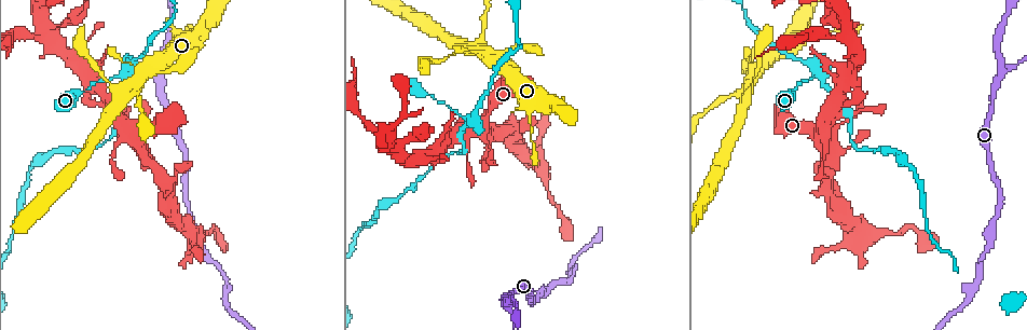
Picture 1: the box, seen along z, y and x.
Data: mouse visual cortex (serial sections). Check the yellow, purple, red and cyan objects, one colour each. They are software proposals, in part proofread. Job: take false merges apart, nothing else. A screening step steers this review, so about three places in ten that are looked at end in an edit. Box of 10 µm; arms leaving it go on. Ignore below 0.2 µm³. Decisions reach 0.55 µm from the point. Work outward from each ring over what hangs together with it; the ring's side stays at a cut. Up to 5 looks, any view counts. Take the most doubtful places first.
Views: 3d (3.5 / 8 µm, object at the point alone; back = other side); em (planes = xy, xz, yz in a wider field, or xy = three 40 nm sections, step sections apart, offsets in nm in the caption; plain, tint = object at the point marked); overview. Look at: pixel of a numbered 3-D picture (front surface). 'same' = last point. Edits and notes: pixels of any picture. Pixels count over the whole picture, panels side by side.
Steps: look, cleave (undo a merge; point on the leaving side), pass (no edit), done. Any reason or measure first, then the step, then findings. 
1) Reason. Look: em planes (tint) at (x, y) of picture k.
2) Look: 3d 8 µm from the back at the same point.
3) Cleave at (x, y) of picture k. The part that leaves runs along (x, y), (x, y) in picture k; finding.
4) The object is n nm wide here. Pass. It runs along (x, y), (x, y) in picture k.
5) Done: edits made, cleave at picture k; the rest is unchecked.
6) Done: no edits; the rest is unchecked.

Thick turns thin. Look: 3d 3.5 µm at (465, 117) of picture 1.

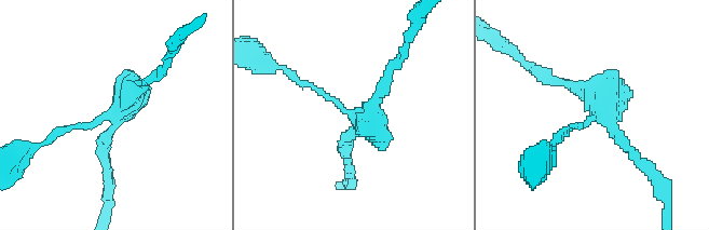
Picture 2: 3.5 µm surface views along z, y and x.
Look: em xy step 3 (tint) at (601, 115) of picture 2.

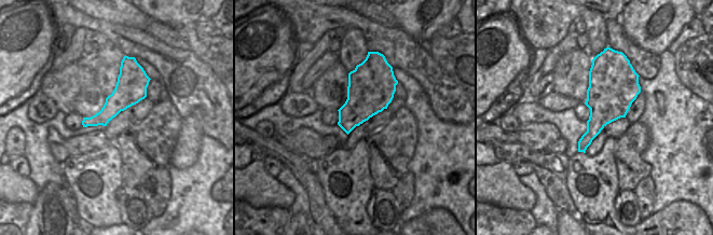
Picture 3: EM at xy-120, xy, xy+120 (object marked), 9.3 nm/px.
Pass. It runs along (297, 80), (356, 119), (346, 163) in picture 2; one cell here.

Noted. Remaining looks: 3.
Small branch off a trunk. Look: 3d 3.5 µm at (747, 90) of picture 1.

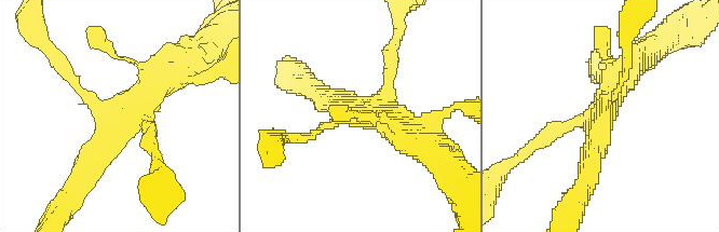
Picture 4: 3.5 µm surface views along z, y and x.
Look: em xy step 3 (tint) at (132, 110) of picture 4.

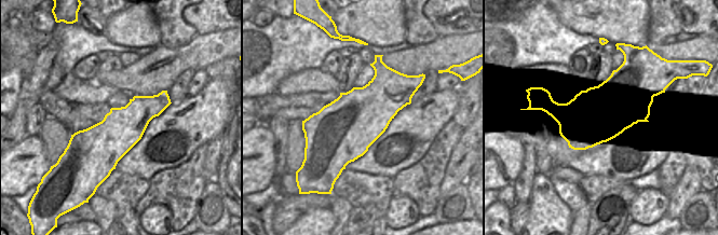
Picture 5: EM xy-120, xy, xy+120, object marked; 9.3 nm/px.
Look: em xy step 5 (tint) at the same point.

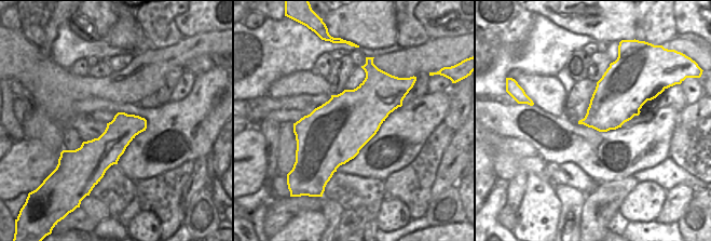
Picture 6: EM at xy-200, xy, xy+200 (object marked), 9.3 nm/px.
Pass. It runs along (184, 65), (137, 105), (91, 167) in picture 4; all the same cell.

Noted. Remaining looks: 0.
Done: no edits; the rest is unchecked.

